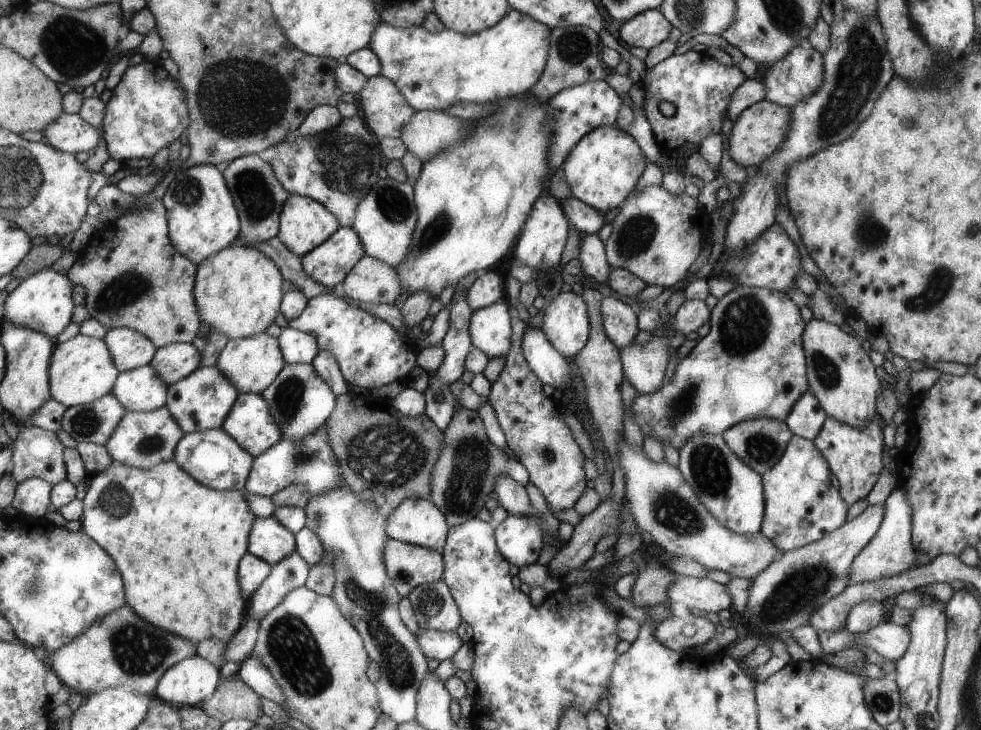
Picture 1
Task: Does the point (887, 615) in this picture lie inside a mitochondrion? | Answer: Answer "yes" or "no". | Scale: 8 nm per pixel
no

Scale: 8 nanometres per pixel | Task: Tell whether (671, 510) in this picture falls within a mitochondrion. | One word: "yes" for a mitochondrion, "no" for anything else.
yes

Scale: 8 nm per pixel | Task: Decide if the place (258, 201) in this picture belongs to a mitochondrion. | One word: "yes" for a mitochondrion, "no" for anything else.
yes

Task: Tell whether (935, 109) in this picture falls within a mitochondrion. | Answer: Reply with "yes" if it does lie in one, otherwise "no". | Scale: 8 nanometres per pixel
no

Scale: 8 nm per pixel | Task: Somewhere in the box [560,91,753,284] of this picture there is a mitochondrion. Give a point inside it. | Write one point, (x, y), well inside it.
(636, 234)

